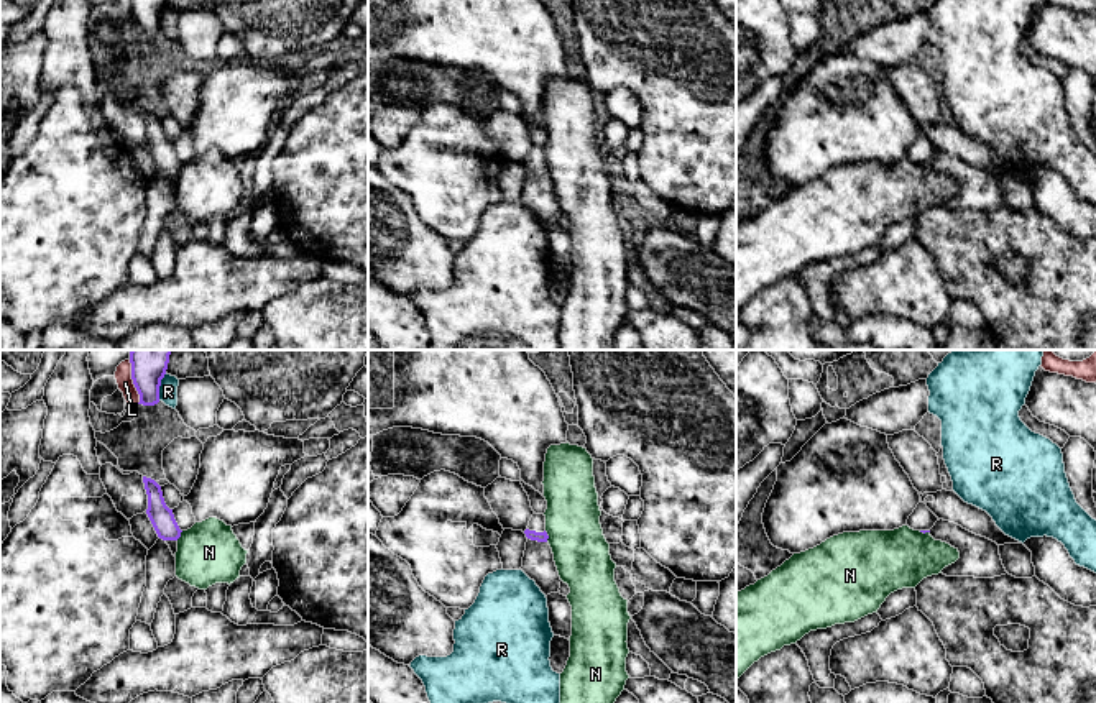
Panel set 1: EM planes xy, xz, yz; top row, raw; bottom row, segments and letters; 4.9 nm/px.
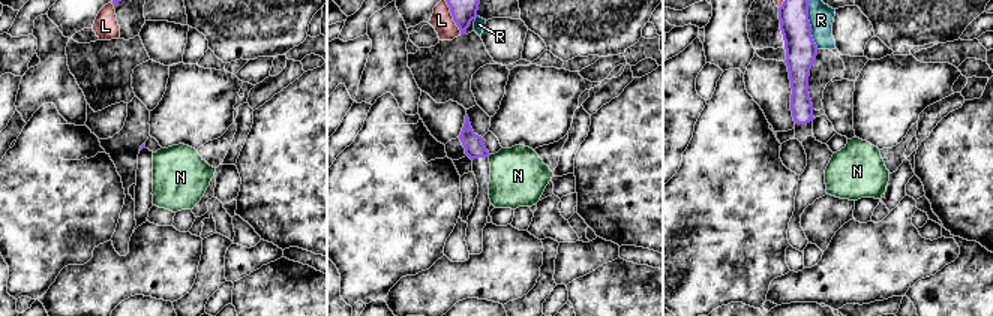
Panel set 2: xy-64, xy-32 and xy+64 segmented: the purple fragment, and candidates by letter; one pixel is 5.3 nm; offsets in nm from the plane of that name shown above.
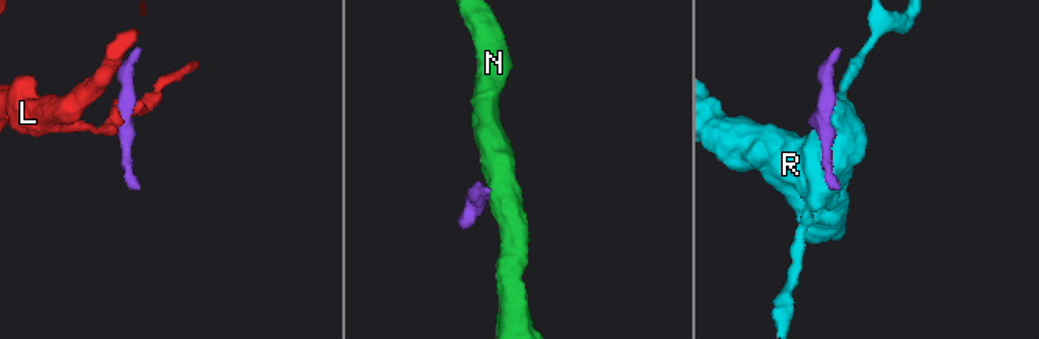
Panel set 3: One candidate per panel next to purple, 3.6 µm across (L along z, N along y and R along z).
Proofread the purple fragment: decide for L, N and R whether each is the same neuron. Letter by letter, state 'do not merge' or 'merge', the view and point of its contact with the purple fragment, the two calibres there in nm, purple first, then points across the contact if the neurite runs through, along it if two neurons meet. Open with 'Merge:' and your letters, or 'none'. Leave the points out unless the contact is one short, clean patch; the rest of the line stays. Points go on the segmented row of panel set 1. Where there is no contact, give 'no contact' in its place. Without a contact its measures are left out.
Merge: none
L: do not merge; contact xy (133, 381); calibres 190 and 80 nm; border xy (128, 360), (138, 403)
N: do not merge; contact xz (548, 536); calibres 50 and 280 nm; border xz (544, 531), (548, 541)
R: do not merge; contact xy (160, 385); calibres 190 and 100 nm

